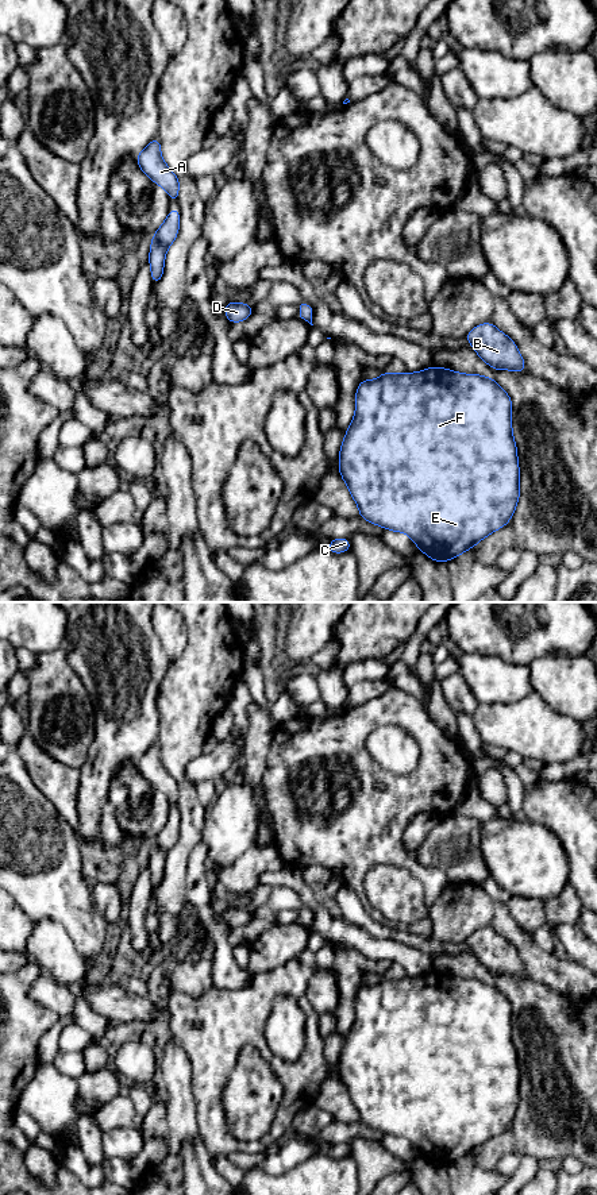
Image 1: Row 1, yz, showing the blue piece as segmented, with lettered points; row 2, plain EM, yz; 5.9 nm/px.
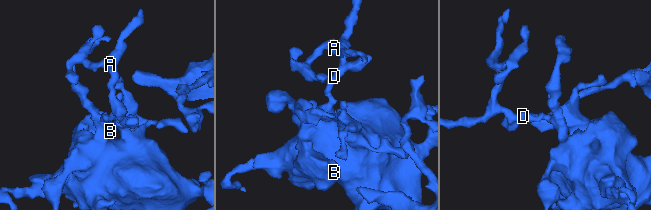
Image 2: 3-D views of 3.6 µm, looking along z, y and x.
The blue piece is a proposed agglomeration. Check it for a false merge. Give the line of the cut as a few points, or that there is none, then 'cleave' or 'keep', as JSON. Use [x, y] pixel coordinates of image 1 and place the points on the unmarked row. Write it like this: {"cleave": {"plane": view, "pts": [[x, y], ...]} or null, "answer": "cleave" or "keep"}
{"cleave": null, "answer": "keep"}

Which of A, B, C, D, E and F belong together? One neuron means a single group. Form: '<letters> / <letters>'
A B C D E F

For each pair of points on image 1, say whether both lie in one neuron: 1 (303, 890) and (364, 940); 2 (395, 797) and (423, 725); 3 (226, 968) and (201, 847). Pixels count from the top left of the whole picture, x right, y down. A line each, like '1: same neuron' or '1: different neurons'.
1: same neuron
2: same neuron
3: same neuron

